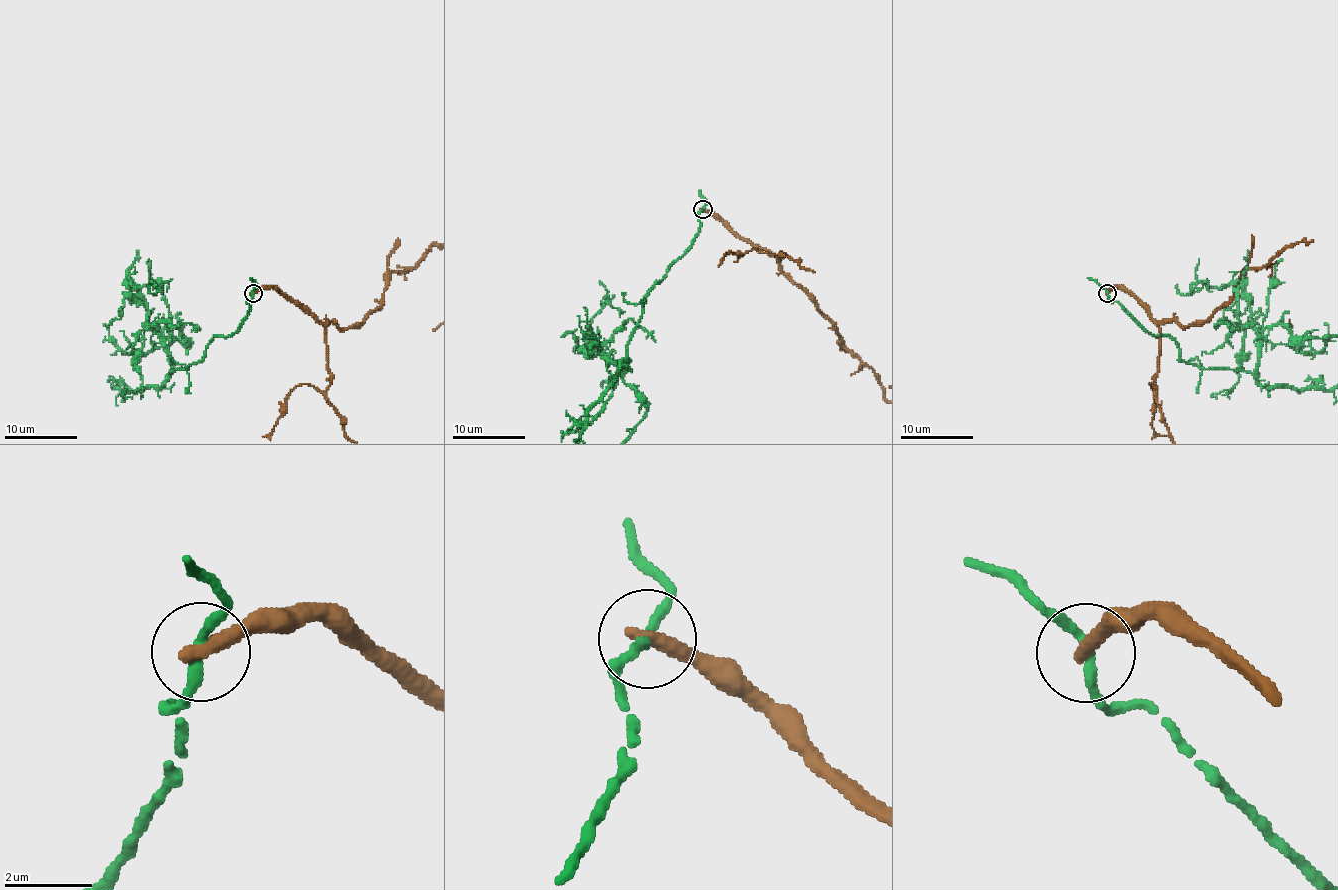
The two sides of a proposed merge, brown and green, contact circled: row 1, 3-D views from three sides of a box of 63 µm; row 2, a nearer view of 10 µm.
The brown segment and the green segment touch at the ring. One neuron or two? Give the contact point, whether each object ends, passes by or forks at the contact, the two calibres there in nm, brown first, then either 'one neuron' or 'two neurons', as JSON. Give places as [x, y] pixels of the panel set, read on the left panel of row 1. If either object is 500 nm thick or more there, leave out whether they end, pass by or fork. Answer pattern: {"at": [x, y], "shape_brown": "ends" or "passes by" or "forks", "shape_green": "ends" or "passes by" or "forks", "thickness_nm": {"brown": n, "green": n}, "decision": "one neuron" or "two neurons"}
{"at": [253, 293], "shape_brown": "ends", "shape_green": "passes by", "thickness_nm": {"brown": 400, "green": 240}, "decision": "two neurons"}

